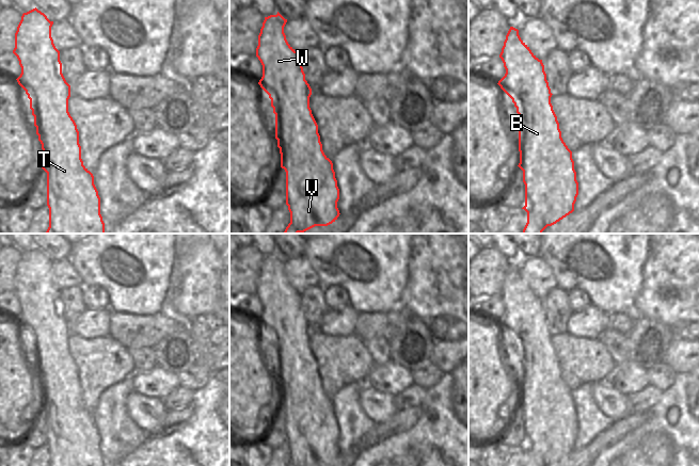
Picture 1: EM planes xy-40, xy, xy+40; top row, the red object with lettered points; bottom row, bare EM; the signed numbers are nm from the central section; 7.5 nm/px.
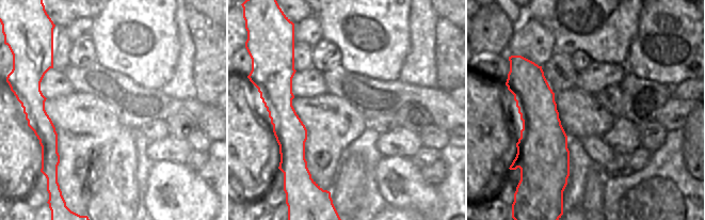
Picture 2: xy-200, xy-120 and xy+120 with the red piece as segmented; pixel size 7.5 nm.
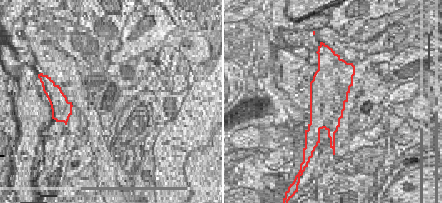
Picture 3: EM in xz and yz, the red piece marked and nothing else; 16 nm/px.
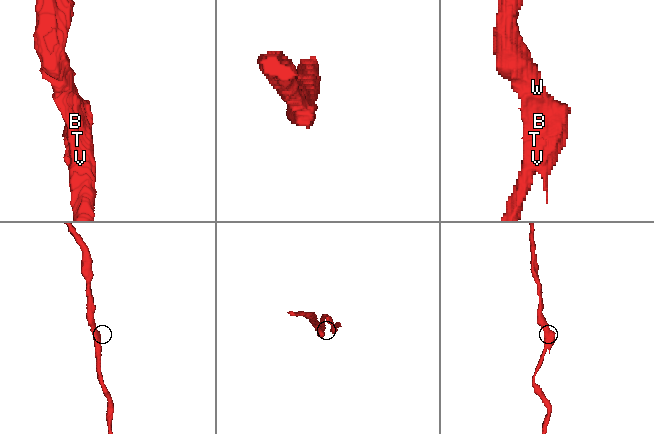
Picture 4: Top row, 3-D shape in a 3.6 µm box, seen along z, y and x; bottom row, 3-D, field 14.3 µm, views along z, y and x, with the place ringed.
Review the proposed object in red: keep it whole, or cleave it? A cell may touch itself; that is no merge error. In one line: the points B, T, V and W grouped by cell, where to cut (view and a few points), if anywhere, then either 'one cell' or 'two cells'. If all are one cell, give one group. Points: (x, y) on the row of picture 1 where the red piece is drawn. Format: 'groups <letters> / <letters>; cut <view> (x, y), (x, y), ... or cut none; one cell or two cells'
groups B T V W; cut none; one cell

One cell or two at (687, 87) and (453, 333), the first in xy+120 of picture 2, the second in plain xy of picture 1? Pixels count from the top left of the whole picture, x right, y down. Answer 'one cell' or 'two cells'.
one cell

